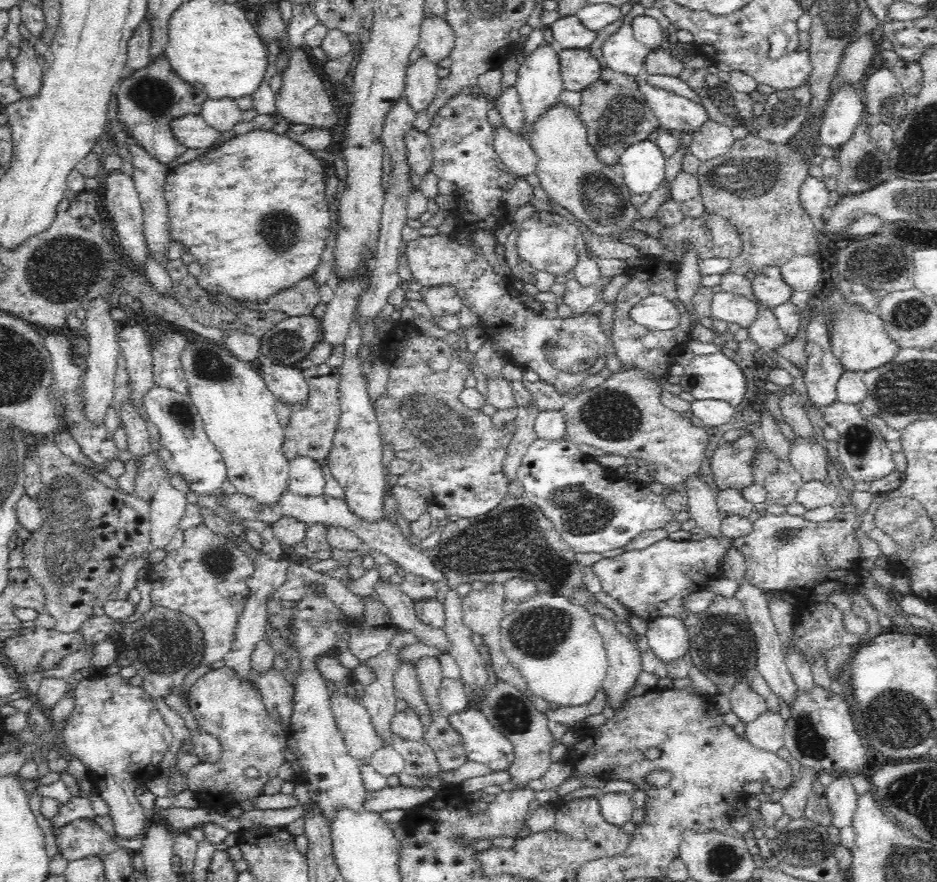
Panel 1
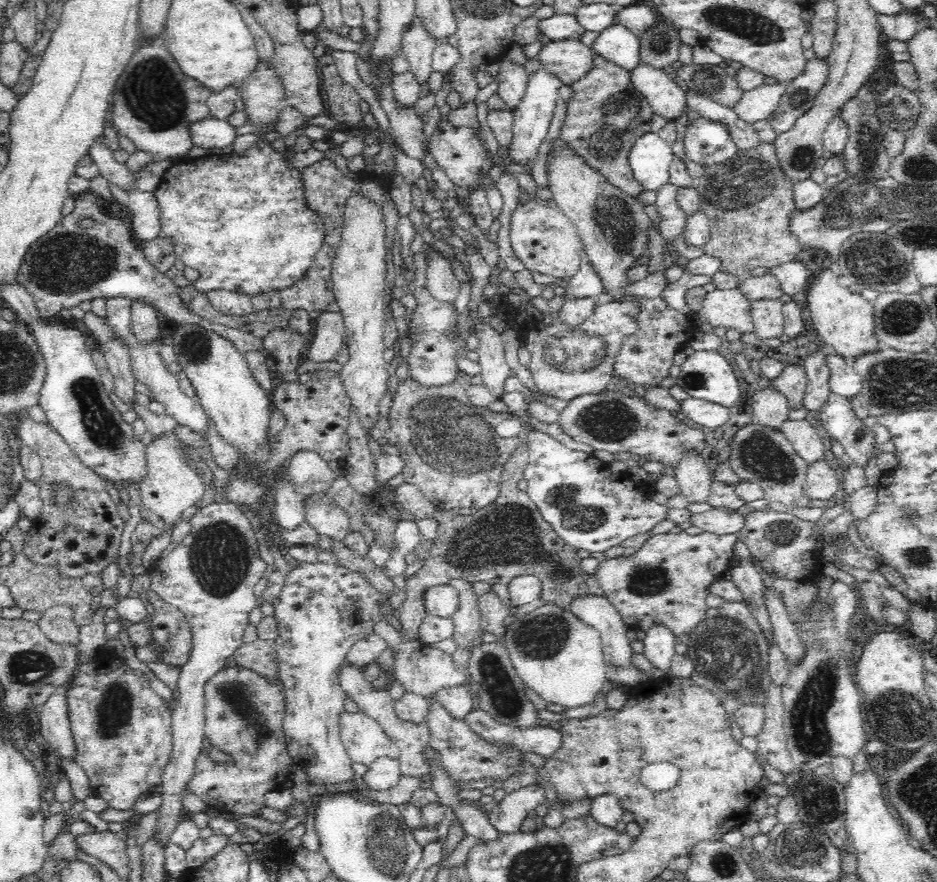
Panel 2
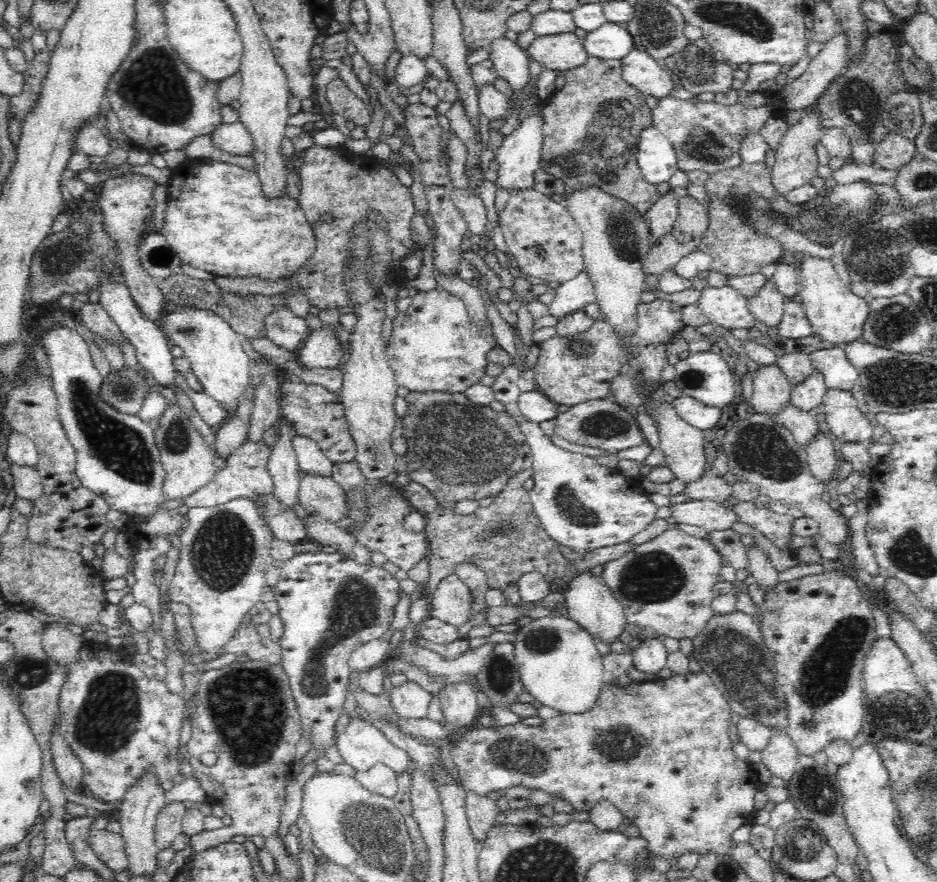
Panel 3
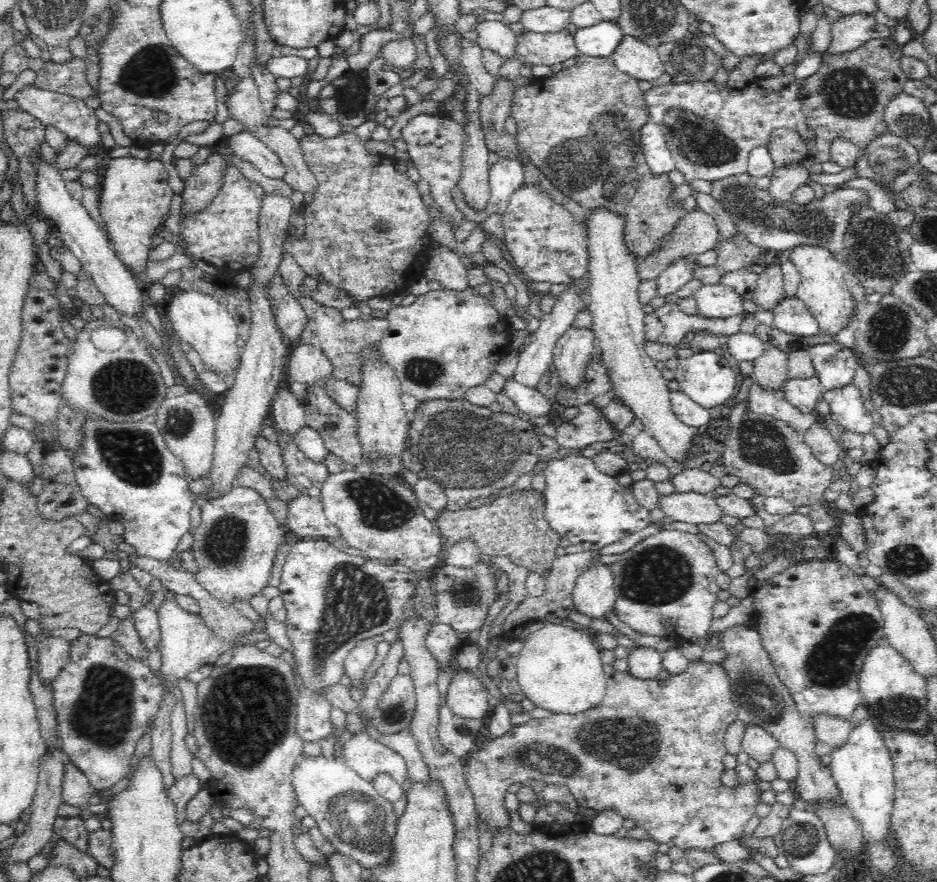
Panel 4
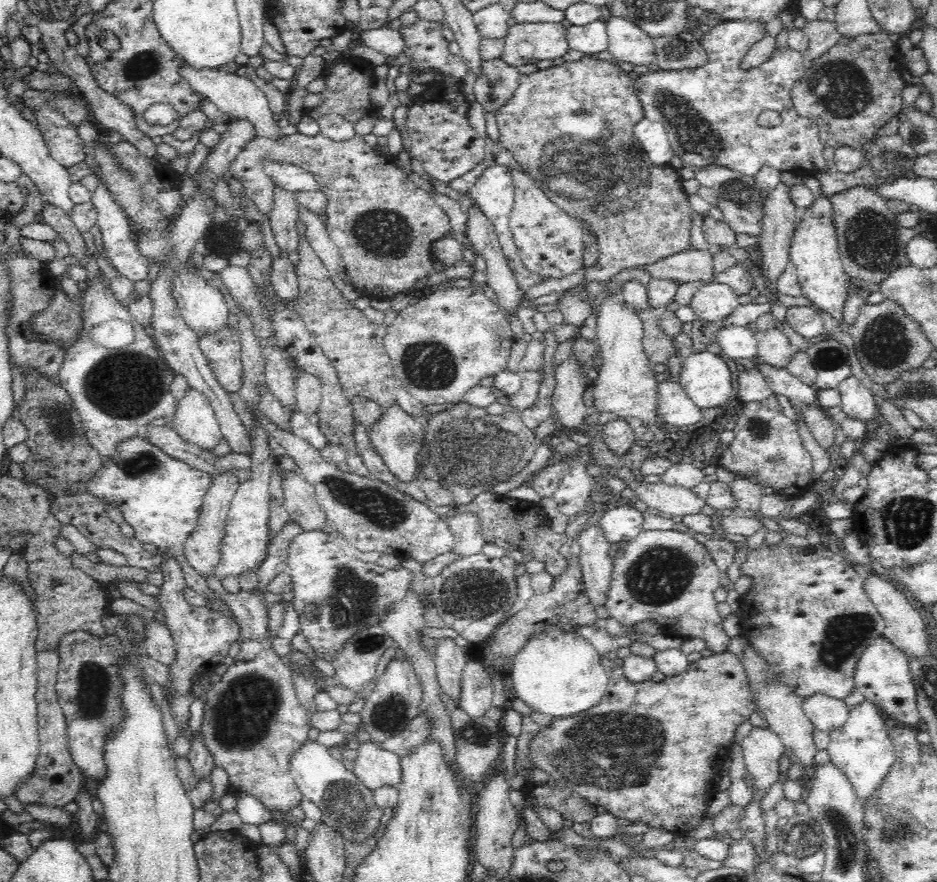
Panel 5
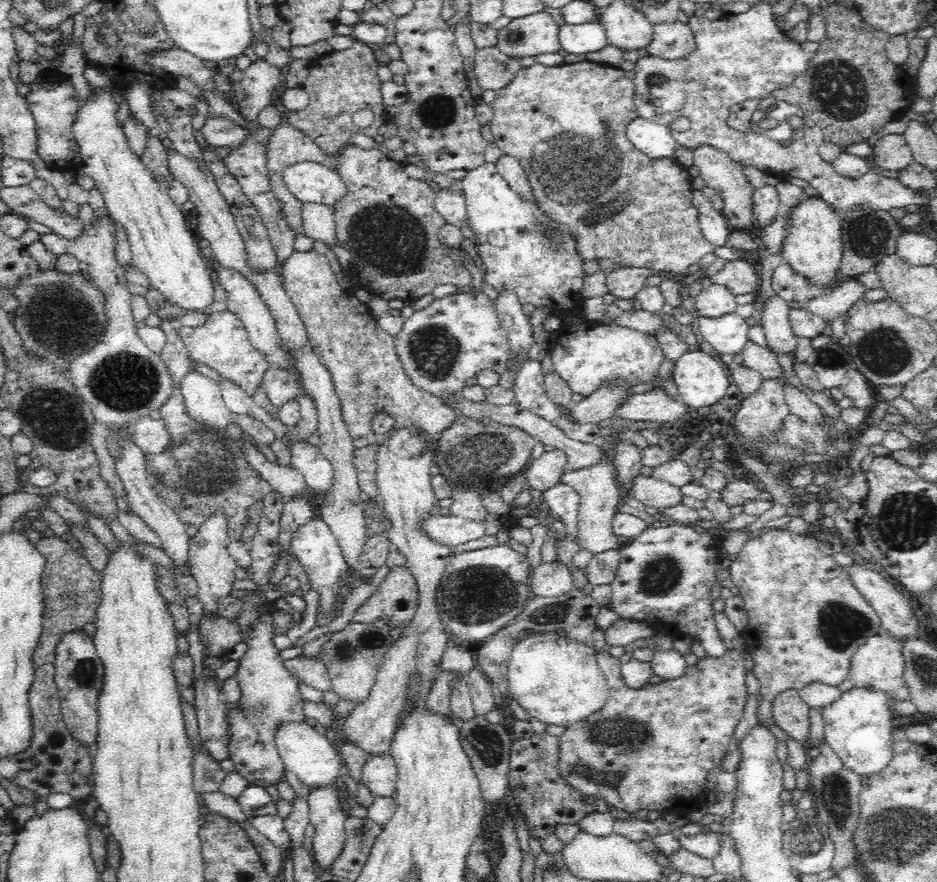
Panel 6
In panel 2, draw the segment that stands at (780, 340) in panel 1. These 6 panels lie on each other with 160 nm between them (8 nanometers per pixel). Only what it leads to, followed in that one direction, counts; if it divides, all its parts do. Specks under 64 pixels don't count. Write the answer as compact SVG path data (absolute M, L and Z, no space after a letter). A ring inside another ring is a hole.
M760 299L751 303L751 318L754 325L752 333L760 340L784 339L784 300Z

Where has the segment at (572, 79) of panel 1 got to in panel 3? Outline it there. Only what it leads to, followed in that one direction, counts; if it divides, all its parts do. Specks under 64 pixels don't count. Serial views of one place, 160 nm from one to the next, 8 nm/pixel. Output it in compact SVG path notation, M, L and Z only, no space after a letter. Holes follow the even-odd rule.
M574 33L537 37L526 49L532 59L543 69L564 72L580 69L591 58L580 38Z

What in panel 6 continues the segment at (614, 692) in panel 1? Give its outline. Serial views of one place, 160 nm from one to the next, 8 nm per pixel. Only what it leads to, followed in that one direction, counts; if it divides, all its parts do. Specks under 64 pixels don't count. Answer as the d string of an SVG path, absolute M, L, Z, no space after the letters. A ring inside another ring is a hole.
M614 432L614 434L606 437L604 444L600 444L600 447L604 447L604 453L606 453L600 464L584 468L584 470L566 472L561 476L562 482L572 485L580 493L581 508L578 514L576 538L578 538L580 549L590 552L594 557L613 549L620 549L618 536L614 535L612 527L612 518L616 514L620 488L616 478L616 469L613 466L613 456L611 456L613 453L611 448L619 436L620 432Z

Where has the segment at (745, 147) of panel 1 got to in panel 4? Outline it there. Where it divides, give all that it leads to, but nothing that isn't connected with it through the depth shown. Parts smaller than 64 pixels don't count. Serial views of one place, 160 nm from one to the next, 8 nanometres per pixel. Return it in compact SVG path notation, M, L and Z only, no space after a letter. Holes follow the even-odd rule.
M738 230L733 235L720 235L715 248L714 267L723 274L746 270L758 264L765 251L762 247L748 241L746 235Z

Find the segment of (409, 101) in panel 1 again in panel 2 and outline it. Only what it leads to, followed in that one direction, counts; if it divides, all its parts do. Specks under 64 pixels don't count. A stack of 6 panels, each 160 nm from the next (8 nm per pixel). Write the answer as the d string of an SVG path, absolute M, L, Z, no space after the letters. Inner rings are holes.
M418 19L411 24L410 31L405 35L403 54L410 62L409 72L414 75L420 89L428 88L430 74L434 72L432 56L437 45L434 38L426 34Z

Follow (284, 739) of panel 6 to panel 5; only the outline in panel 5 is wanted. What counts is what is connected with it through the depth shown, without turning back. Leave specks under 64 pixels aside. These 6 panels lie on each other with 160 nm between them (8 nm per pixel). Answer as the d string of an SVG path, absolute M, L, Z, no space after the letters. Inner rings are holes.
M307 739L304 746L292 756L289 771L302 796L320 808L321 822L341 834L344 840L362 844L366 842L366 838L378 834L383 810L374 803L373 792L362 785L354 773L346 769L344 762L336 761L330 755L328 747Z

